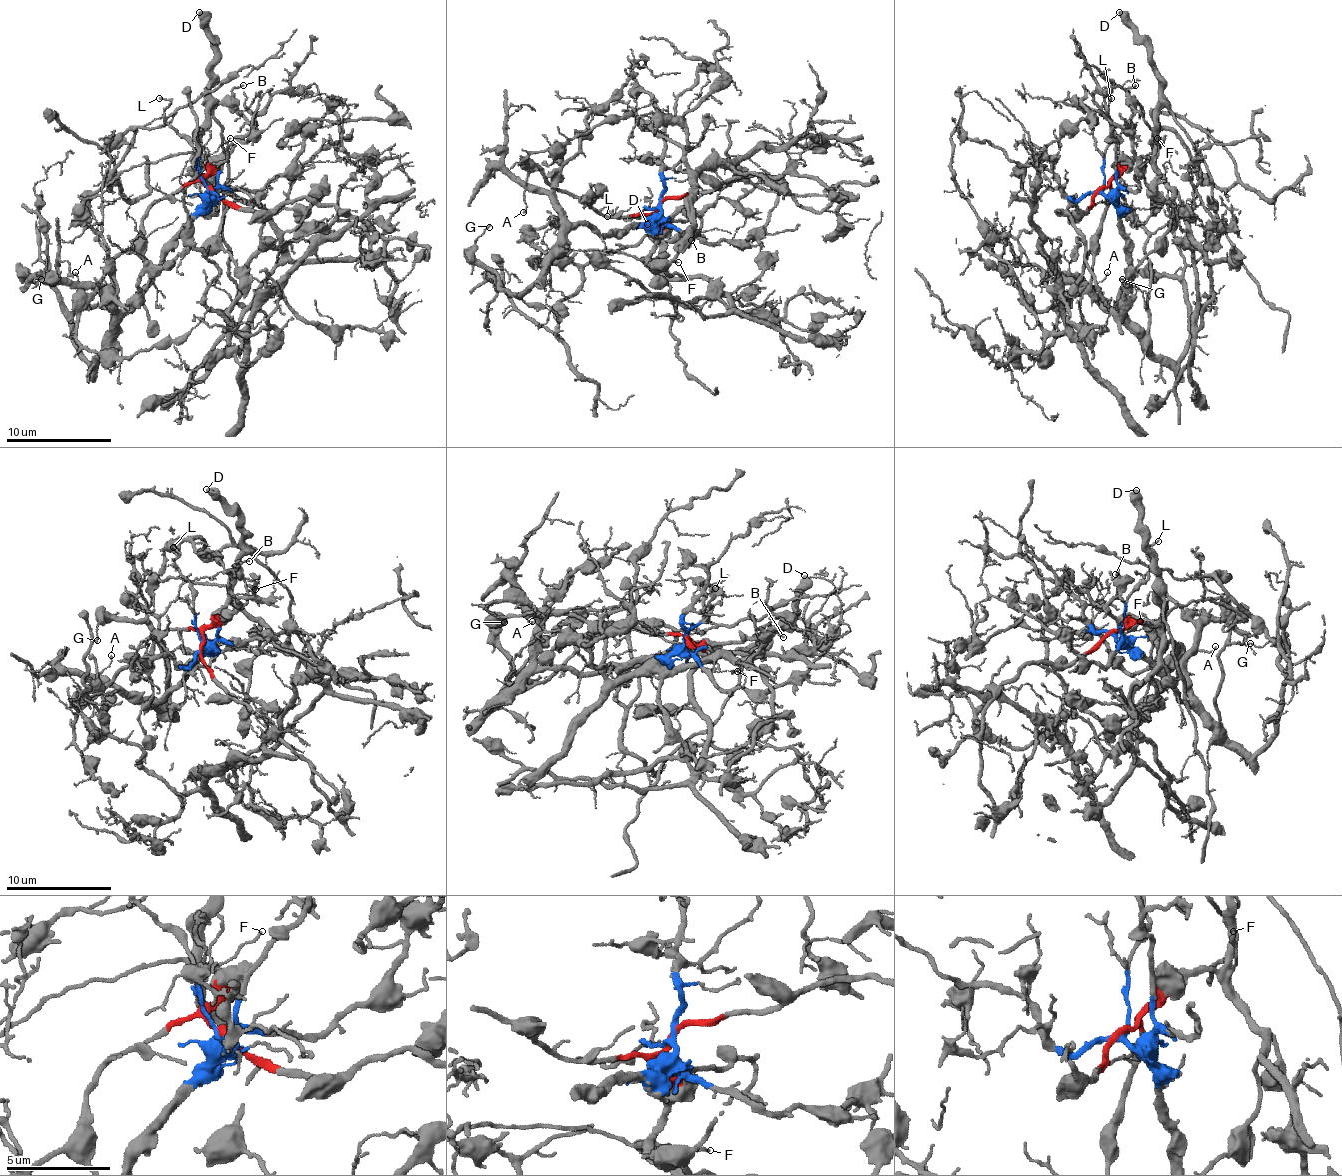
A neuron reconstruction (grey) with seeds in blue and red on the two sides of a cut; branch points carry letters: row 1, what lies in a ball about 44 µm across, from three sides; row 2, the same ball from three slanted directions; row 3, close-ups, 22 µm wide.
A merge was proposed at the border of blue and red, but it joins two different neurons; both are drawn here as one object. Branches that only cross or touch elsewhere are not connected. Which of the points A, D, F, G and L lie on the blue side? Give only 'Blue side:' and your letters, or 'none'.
Blue side: G, L

